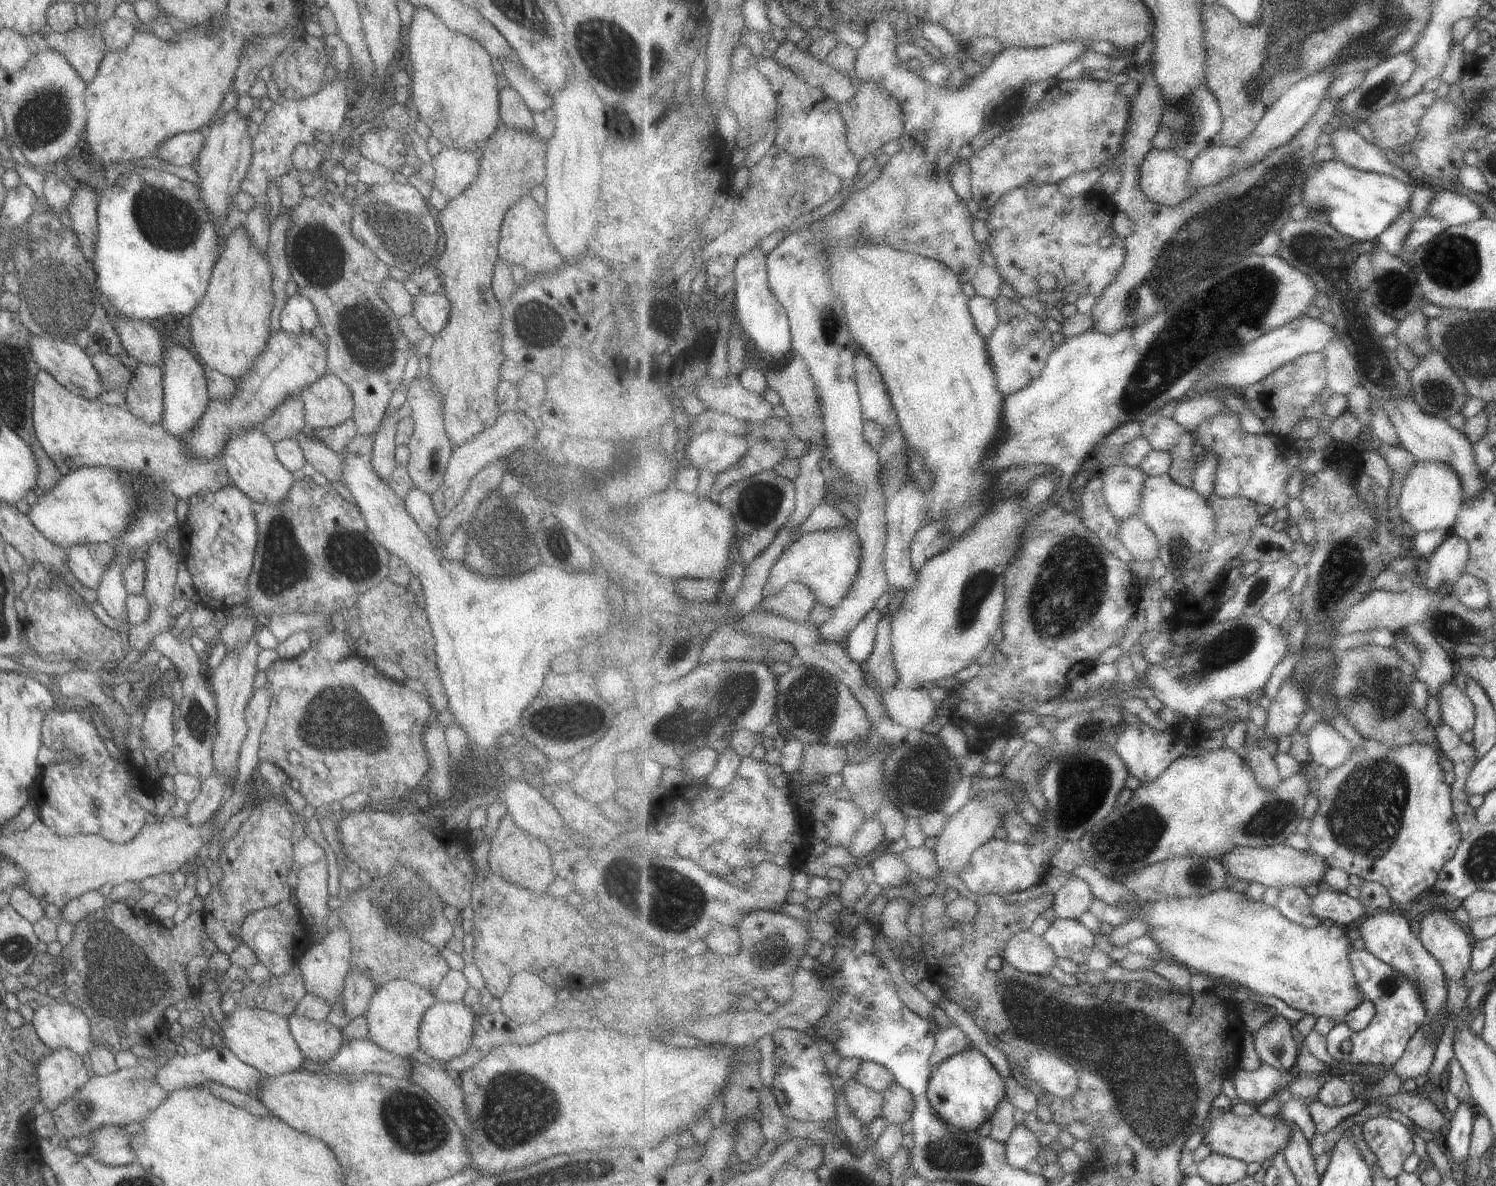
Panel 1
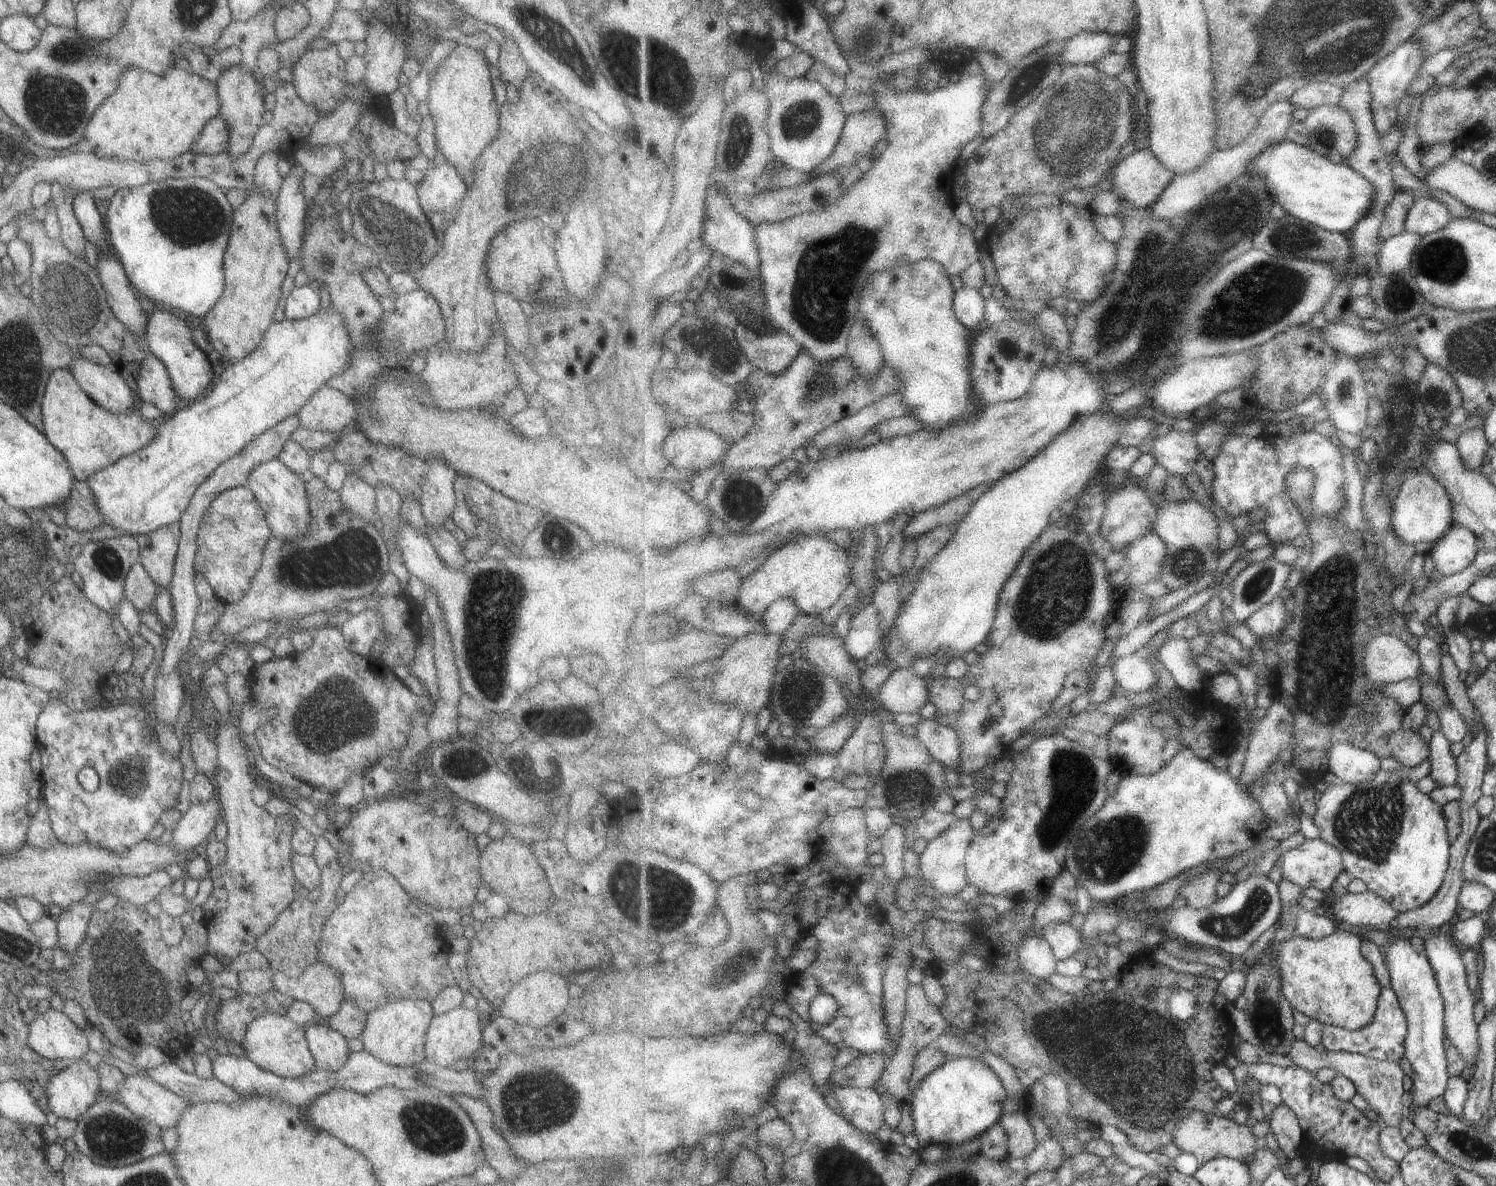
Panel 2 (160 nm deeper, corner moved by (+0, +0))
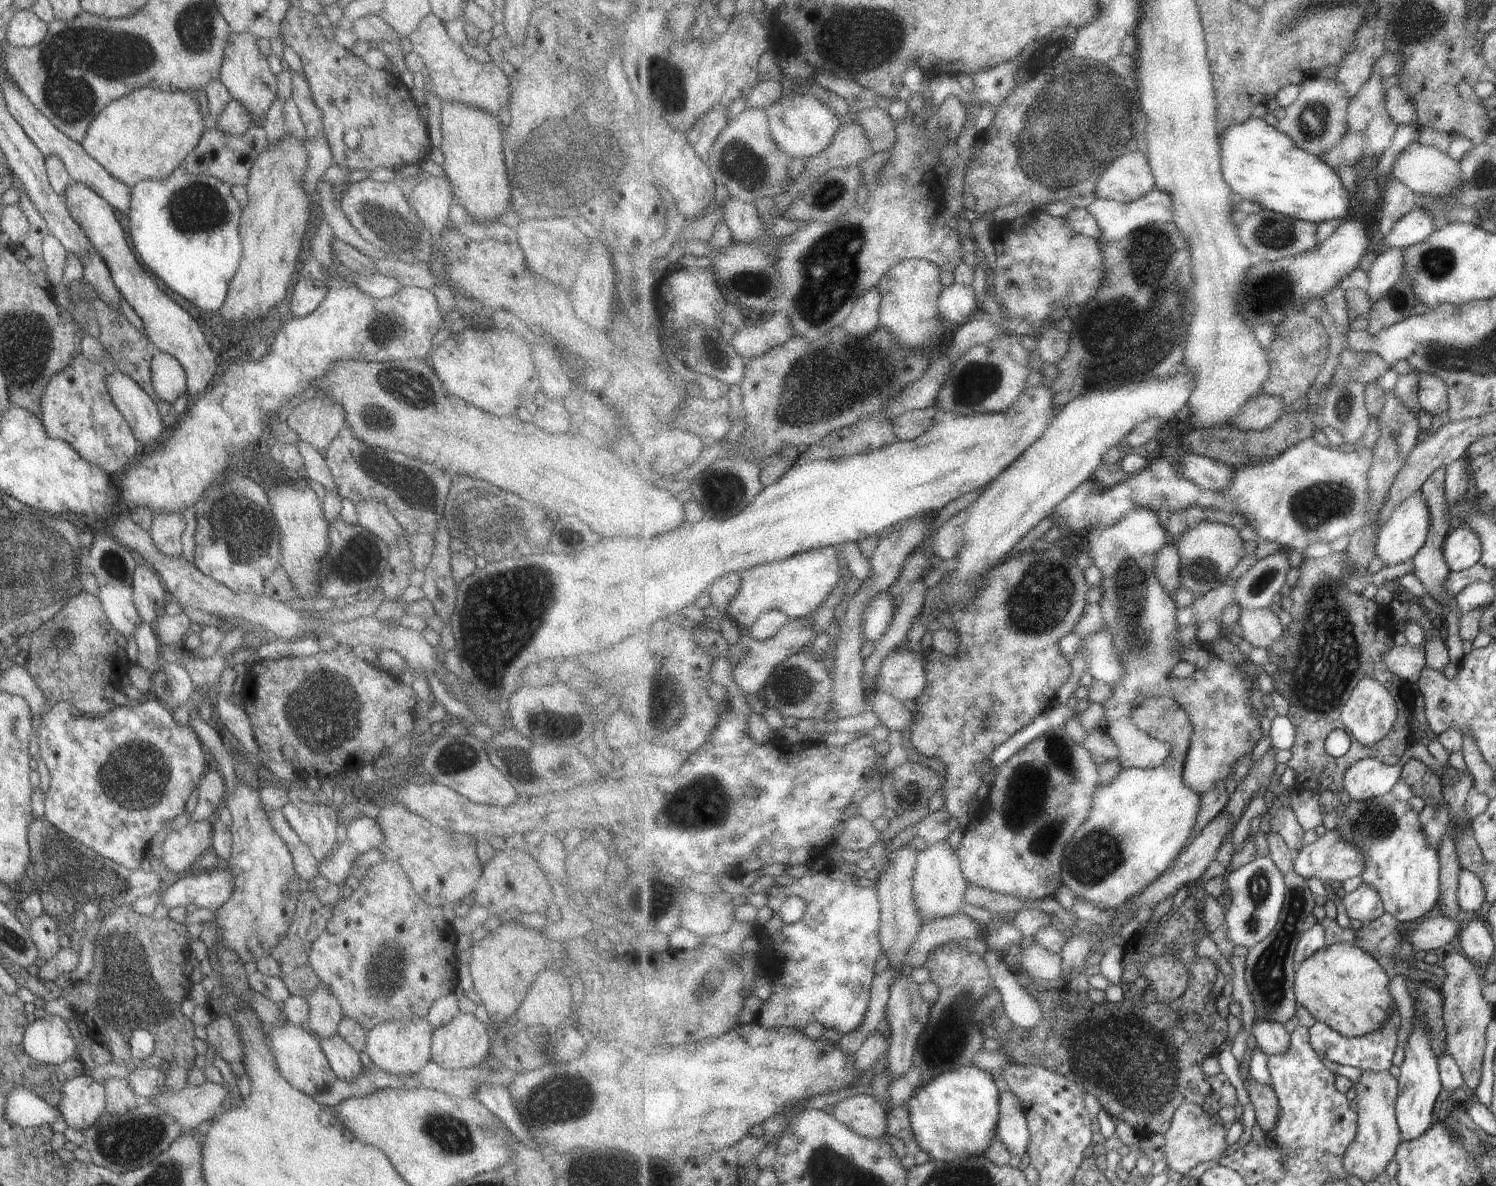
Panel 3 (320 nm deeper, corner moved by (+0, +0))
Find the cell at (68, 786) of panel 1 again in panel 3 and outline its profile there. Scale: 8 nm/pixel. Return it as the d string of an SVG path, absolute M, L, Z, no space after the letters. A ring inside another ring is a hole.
M151 696L135 706L115 705L109 712L96 716L83 715L71 703L58 701L42 715L37 728L37 753L49 776L42 817L69 840L128 870L140 866L152 836L184 813L194 782L207 770L196 734L189 726L175 724L171 711Z

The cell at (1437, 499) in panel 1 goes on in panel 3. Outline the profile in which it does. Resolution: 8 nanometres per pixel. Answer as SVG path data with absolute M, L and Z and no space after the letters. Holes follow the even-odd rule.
M1422 491L1415 492L1409 496L1405 502L1401 502L1387 524L1380 530L1377 544L1377 558L1381 562L1387 563L1387 567L1393 567L1396 564L1410 562L1425 547L1430 532L1432 531L1431 508L1429 502L1425 500Z

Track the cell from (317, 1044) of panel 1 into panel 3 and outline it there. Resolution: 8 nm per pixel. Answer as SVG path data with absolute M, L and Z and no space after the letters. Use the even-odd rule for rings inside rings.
M338 1035L316 1038L321 1054L337 1079L353 1080L361 1072L361 1060L357 1052L350 1048Z

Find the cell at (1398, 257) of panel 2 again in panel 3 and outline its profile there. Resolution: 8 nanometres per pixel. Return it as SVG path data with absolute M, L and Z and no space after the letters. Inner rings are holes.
M1389 246L1383 254L1376 256L1369 269L1370 282L1366 289L1373 303L1385 298L1385 294L1403 278L1405 250Z

